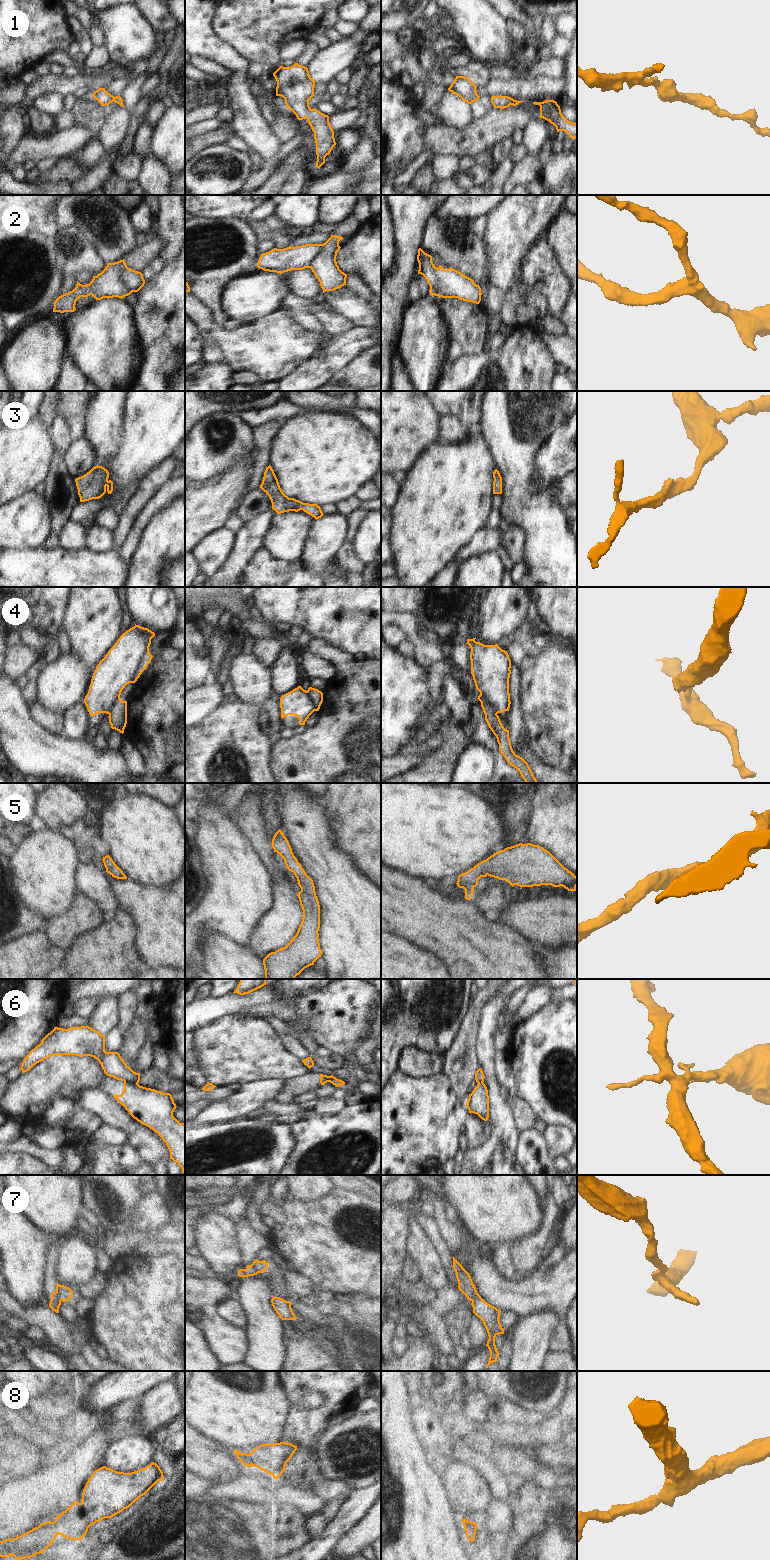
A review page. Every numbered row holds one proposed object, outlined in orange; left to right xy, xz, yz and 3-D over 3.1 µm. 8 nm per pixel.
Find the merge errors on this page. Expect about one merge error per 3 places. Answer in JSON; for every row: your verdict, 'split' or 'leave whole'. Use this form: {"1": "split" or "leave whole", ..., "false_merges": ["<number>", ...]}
{"1": "leave whole", "2": "split", "3": "leave whole", "4": "split", "5": "leave whole", "6": "split", "7": "split", "8": "leave whole", "false_merges": ["2", "4", "6", "7"]}

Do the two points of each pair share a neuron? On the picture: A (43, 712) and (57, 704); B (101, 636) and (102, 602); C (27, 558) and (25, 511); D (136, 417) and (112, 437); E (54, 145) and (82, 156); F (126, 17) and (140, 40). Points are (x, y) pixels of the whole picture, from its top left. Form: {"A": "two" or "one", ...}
{"A": "two", "B": "one", "C": "two", "D": "two", "E": "two", "F": "one"}

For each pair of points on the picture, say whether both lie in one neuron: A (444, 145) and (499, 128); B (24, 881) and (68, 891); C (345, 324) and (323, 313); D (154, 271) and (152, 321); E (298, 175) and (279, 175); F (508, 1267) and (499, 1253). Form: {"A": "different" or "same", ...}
{"A": "same", "B": "same", "C": "same", "D": "different", "E": "different", "F": "same"}

